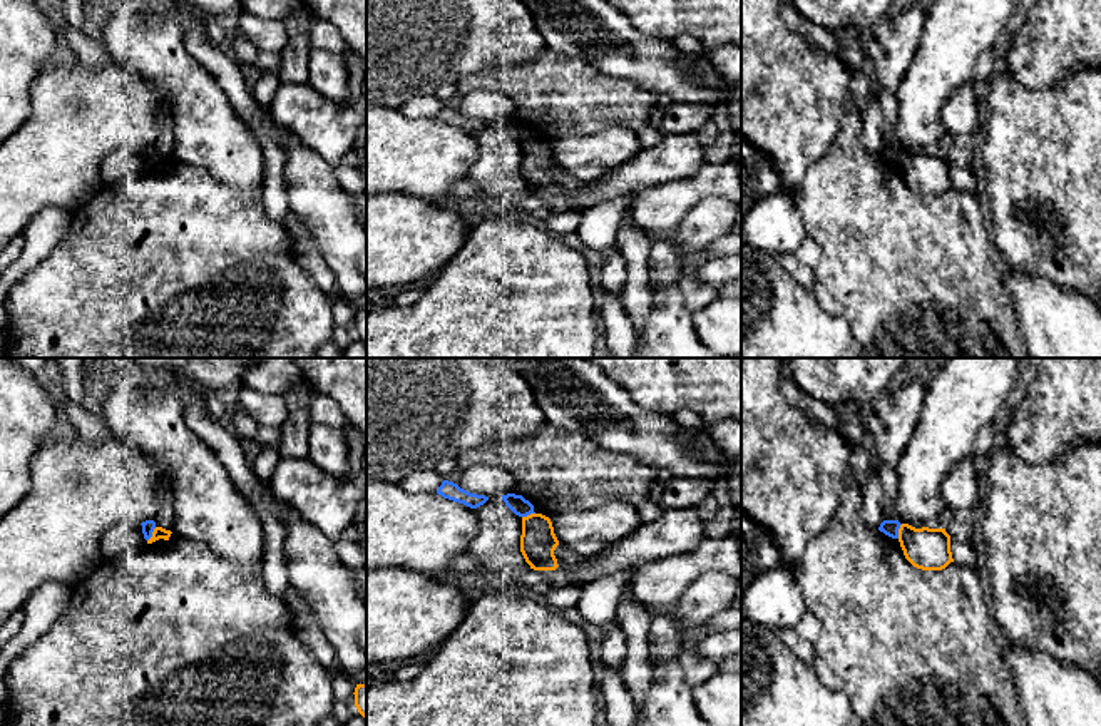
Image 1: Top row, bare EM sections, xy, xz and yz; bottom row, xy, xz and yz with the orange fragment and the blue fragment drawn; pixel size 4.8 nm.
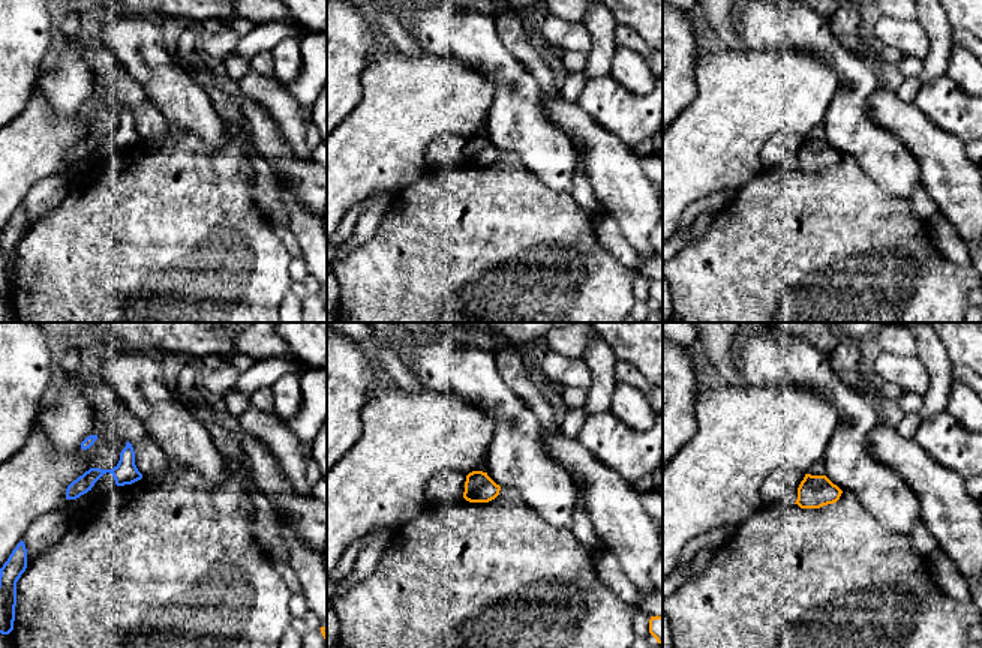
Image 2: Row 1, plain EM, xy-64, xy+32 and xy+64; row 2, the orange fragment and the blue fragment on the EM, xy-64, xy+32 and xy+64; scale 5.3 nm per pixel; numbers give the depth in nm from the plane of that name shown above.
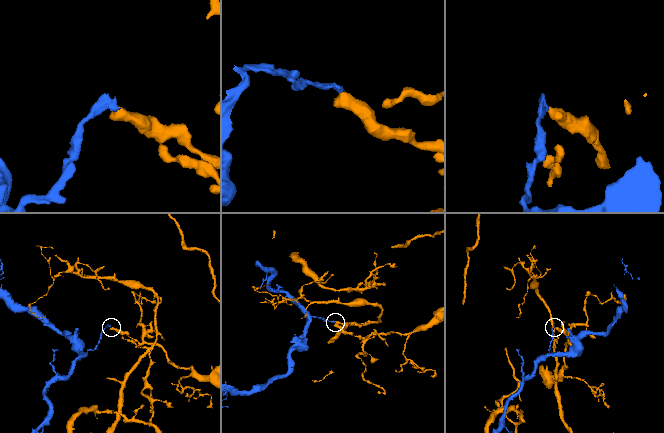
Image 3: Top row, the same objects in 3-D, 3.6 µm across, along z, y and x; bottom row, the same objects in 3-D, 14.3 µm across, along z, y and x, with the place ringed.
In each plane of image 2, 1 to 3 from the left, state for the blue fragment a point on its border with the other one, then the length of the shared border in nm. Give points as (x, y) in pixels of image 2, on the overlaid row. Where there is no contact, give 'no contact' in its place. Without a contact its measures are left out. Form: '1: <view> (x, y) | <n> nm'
1: no contact
2: no contact
3: no contact

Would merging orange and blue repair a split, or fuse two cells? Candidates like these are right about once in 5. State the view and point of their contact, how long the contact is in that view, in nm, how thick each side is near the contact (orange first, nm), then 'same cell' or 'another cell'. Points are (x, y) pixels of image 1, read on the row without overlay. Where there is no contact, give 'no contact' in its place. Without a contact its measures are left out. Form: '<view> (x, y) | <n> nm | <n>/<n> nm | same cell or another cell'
yz (899, 156) | 80 nm | 200/80 nm | another cell

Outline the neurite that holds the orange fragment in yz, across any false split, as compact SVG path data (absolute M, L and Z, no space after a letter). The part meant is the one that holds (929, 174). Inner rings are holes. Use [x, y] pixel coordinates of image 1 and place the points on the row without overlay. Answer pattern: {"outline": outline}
{"outline": "M902 149L899 154L899 167L905 184L922 196L942 196L952 184L950 161L945 154L915 154Z"}

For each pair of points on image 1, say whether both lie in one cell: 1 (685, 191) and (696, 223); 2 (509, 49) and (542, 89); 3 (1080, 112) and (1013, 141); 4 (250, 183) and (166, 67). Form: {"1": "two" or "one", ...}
{"1": "two", "2": "two", "3": "one", "4": "one"}

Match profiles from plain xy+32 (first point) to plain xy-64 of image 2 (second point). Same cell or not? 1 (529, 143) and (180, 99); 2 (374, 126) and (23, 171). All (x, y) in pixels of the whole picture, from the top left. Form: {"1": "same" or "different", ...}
{"1": "same", "2": "same"}

